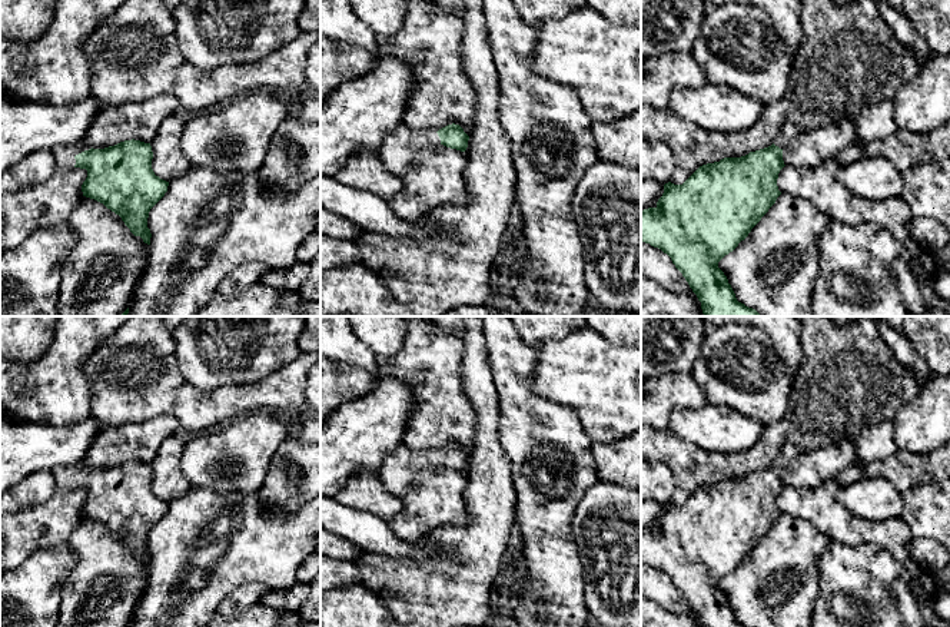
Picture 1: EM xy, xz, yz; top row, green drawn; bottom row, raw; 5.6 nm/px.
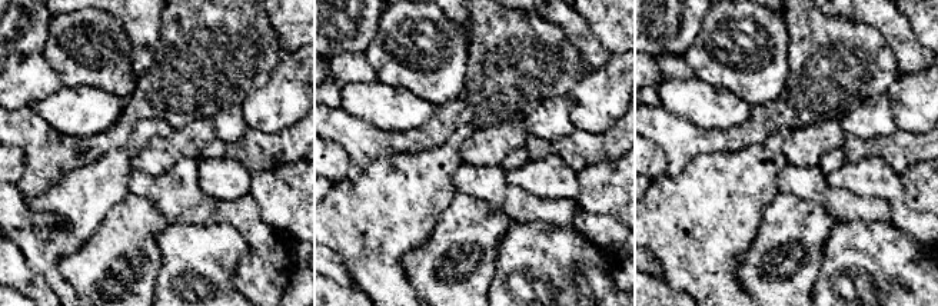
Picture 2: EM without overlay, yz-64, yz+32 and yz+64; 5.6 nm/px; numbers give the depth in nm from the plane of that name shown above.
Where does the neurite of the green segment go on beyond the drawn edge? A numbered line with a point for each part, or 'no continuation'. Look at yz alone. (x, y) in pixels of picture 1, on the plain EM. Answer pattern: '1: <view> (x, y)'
1: yz (790, 451)

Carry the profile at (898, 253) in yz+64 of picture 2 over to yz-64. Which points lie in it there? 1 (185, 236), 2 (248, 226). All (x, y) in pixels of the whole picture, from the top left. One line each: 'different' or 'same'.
1: same
2: different

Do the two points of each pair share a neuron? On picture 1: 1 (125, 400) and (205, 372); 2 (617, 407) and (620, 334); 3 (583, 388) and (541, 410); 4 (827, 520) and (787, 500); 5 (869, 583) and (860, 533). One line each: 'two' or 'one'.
1: two
2: two
3: two
4: one
5: two

